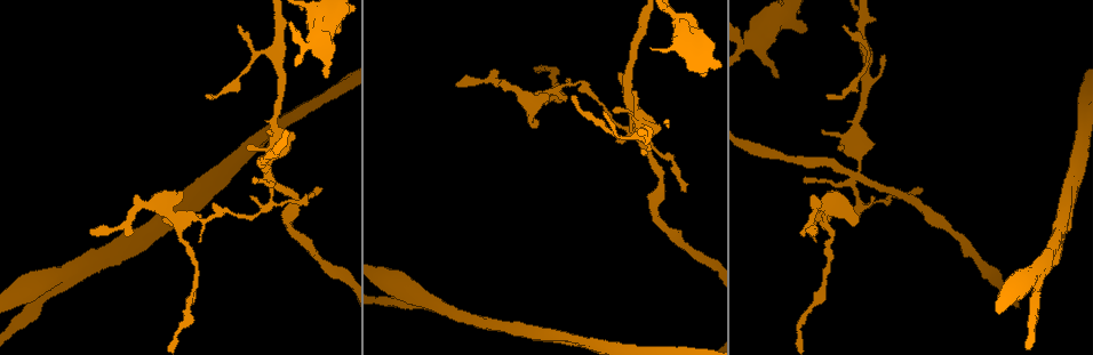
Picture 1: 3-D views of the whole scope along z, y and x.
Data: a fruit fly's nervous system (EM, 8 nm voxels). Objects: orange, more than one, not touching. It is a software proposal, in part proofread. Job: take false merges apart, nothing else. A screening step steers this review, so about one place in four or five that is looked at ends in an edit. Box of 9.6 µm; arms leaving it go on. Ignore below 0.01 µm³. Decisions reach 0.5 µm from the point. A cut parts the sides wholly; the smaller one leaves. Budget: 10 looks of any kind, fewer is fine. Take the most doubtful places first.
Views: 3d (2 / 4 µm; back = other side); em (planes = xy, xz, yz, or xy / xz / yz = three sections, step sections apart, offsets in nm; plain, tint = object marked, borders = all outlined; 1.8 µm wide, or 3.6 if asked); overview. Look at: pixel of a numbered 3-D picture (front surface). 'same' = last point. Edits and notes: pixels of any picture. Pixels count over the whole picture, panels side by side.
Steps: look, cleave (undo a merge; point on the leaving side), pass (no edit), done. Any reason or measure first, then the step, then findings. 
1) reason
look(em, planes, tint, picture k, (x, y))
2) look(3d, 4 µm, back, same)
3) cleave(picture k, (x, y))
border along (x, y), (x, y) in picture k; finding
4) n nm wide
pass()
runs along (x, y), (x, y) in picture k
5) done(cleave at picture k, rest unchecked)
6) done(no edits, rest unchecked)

sharp bend
look(em, planes, tint, picture 1, (271, 173))

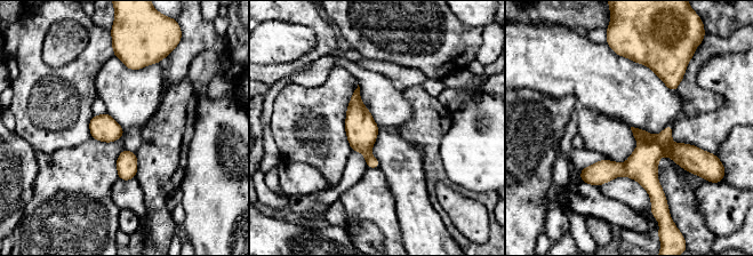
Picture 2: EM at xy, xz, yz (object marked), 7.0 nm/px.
cleave(picture 2, (639, 135))
border along (657, 136), (654, 142), (643, 144) in picture 2; a second neuron is stuck on

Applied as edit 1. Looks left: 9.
look(overview)

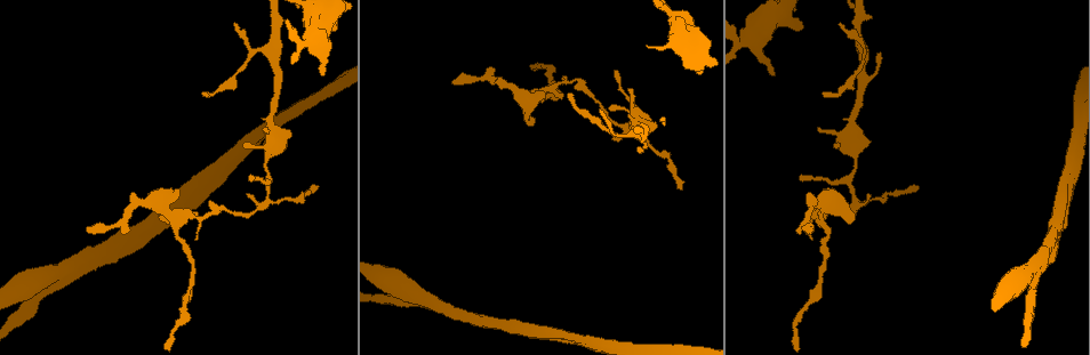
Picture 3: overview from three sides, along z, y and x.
abrupt turn
look(3d, 2 µm, picture 3, (861, 50))

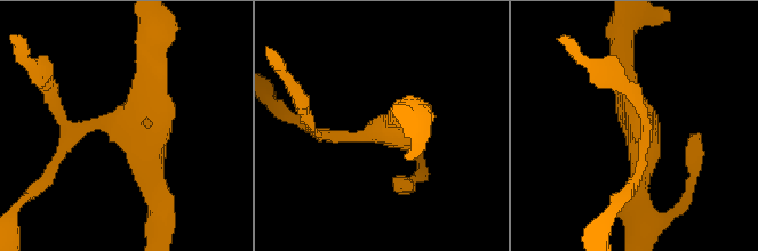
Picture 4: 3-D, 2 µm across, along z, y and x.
4 arms
look(em, planes, tint, picture 4, (394, 130))

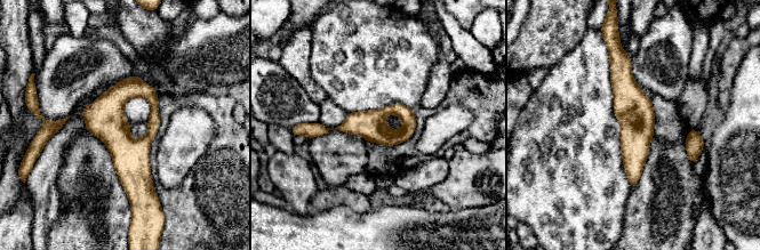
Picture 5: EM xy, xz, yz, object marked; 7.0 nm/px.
200 nm wide
pass()
runs along (622, 56), (632, 182) in picture 5; all the same neuron

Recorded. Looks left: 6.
narrows sharply
look(em, planes, tint, picture 3, (816, 214))

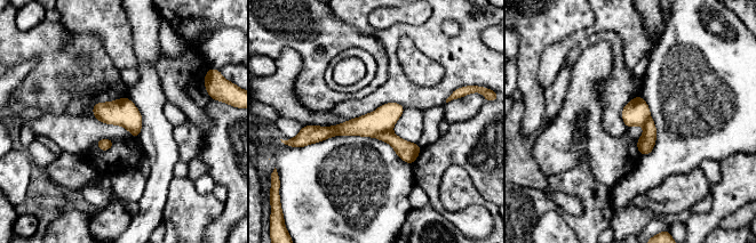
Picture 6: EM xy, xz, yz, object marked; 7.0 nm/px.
180 nm wide
cleave(picture 6, (408, 152))
two neurons meet here

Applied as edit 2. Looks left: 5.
touches itself
look(3d, 4 µm, picture 3, (1069, 170))

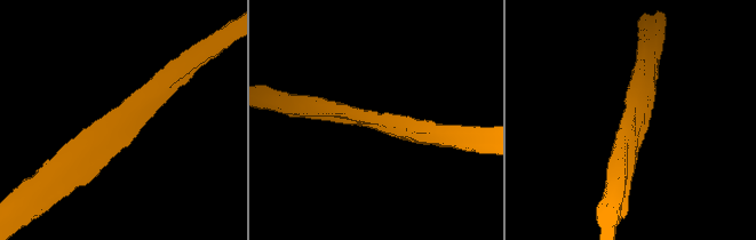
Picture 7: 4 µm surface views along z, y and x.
now the EM
look(em, planes, tint, picture 7, (372, 119))

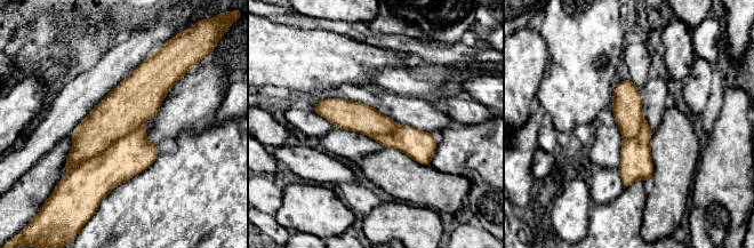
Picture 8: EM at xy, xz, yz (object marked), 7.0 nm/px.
cleave(picture 8, (91, 181))
border along (142, 125), (70, 172) in picture 8; two neurons meet here

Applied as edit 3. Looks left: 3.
done(cleave at picture 2, cleave at picture 6, cleave at picture 8, rest unchecked)

